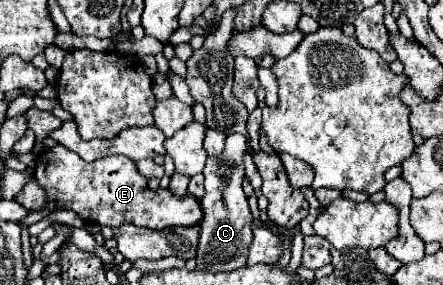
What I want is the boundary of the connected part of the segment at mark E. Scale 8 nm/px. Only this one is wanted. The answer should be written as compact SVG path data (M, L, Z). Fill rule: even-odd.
M55 146L51 150L47 150L45 154L41 154L37 158L35 164L35 180L37 184L45 190L47 194L47 202L55 202L55 206L59 210L73 210L77 216L81 216L85 222L95 222L101 226L111 226L117 228L121 226L125 220L135 220L135 226L145 226L145 228L153 228L153 230L163 230L169 226L193 226L201 222L201 204L185 194L185 196L173 196L167 188L159 188L159 190L149 190L147 188L147 180L139 174L135 162L129 162L129 158L125 156L105 156L101 160L95 162L83 162L77 154L73 154L71 150L67 150L65 146Z

